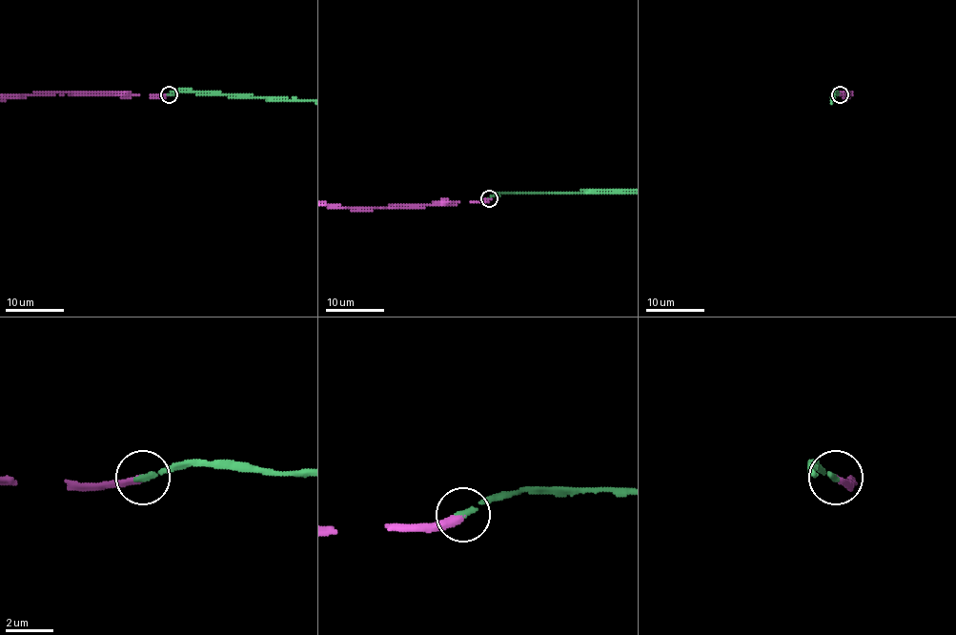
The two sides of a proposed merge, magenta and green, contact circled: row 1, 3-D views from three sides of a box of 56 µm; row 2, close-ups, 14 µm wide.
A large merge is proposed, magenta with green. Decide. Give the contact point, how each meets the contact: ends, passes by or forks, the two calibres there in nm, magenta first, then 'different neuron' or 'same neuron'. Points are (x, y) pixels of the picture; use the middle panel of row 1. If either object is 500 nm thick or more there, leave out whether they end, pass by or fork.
(489, 198) | magenta ends | green ends | 320/220 nm | same neuron

